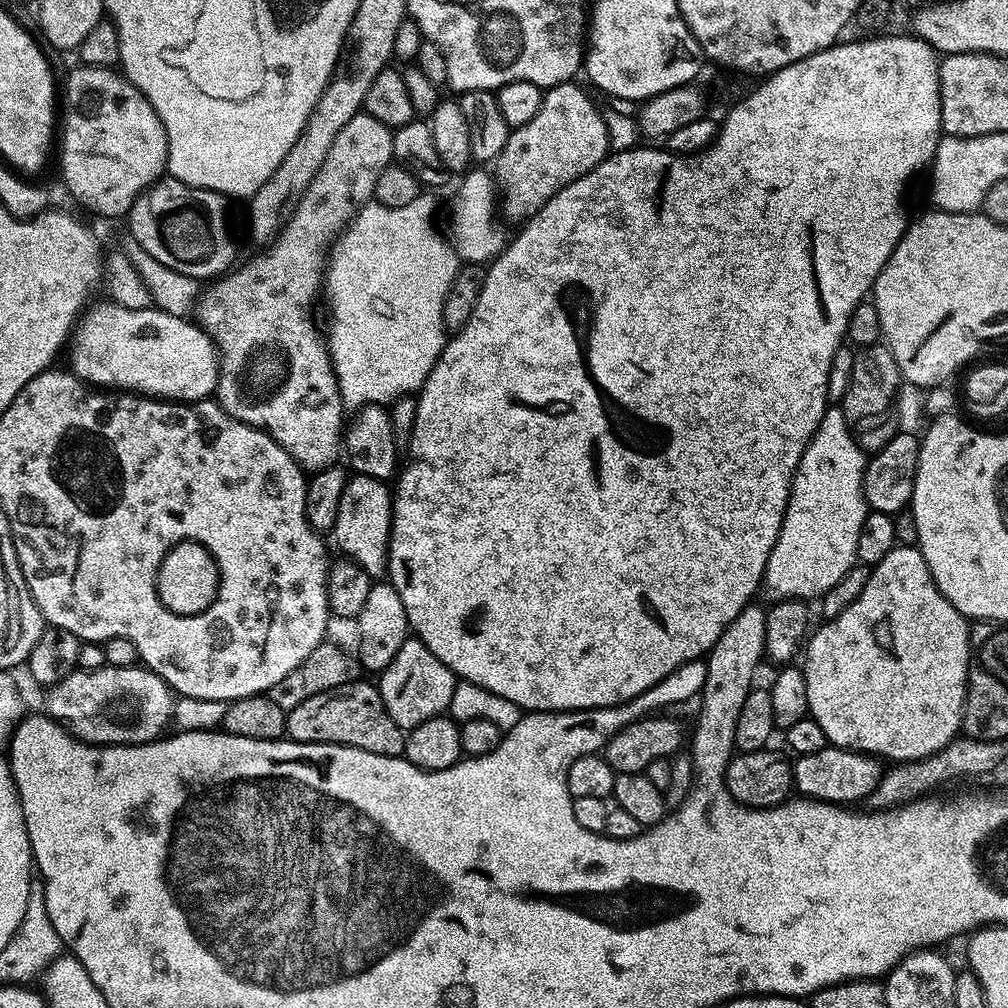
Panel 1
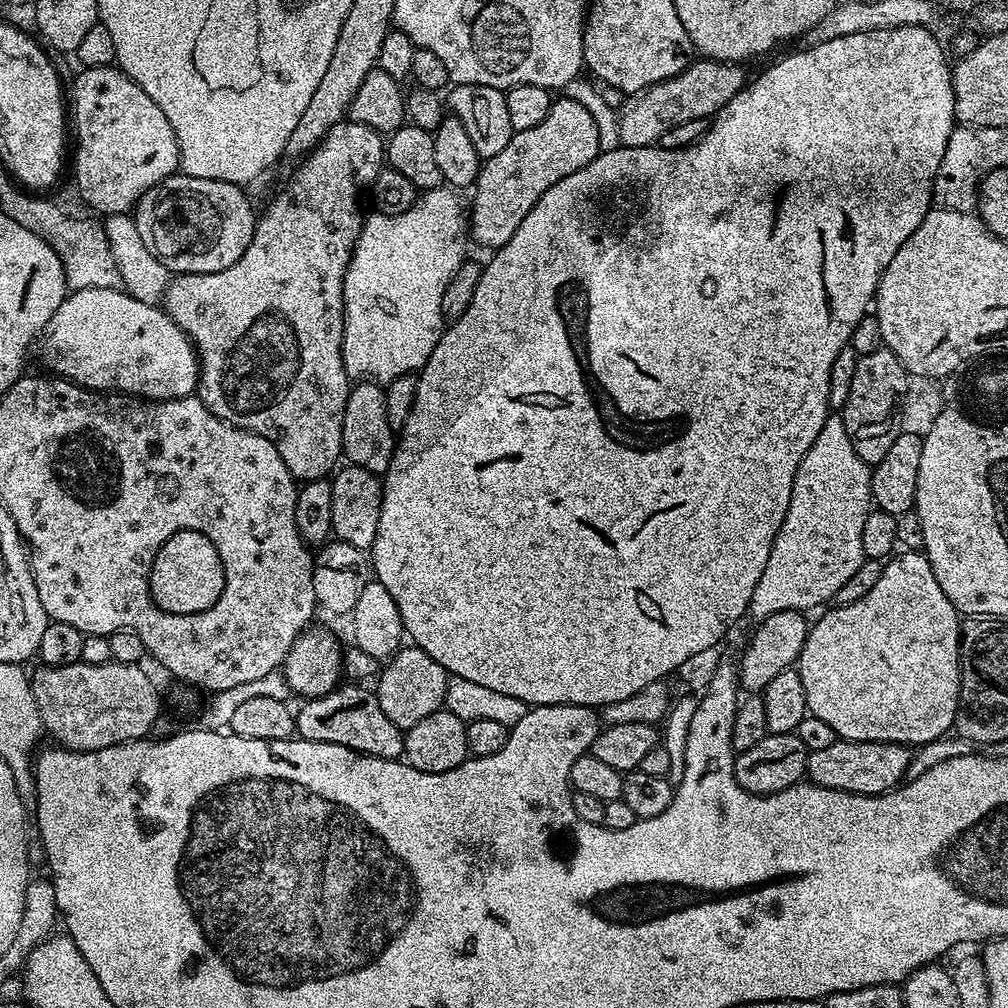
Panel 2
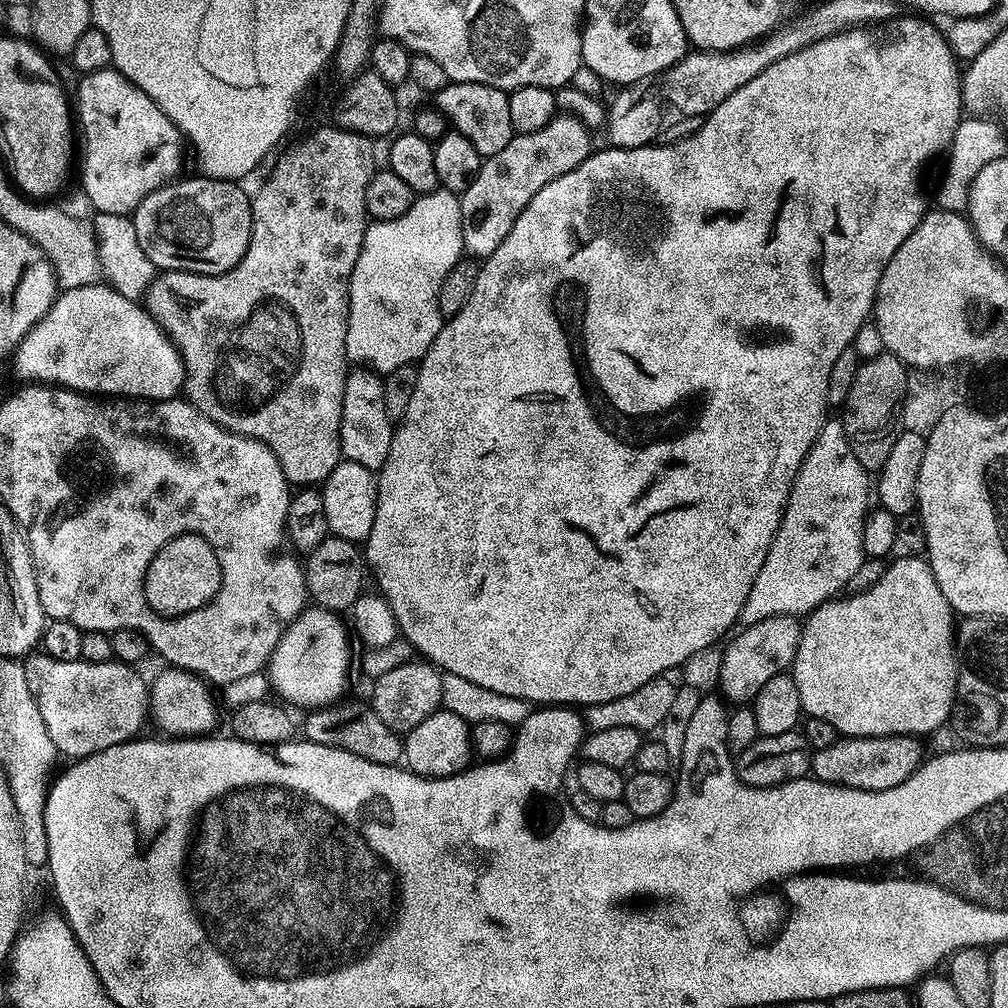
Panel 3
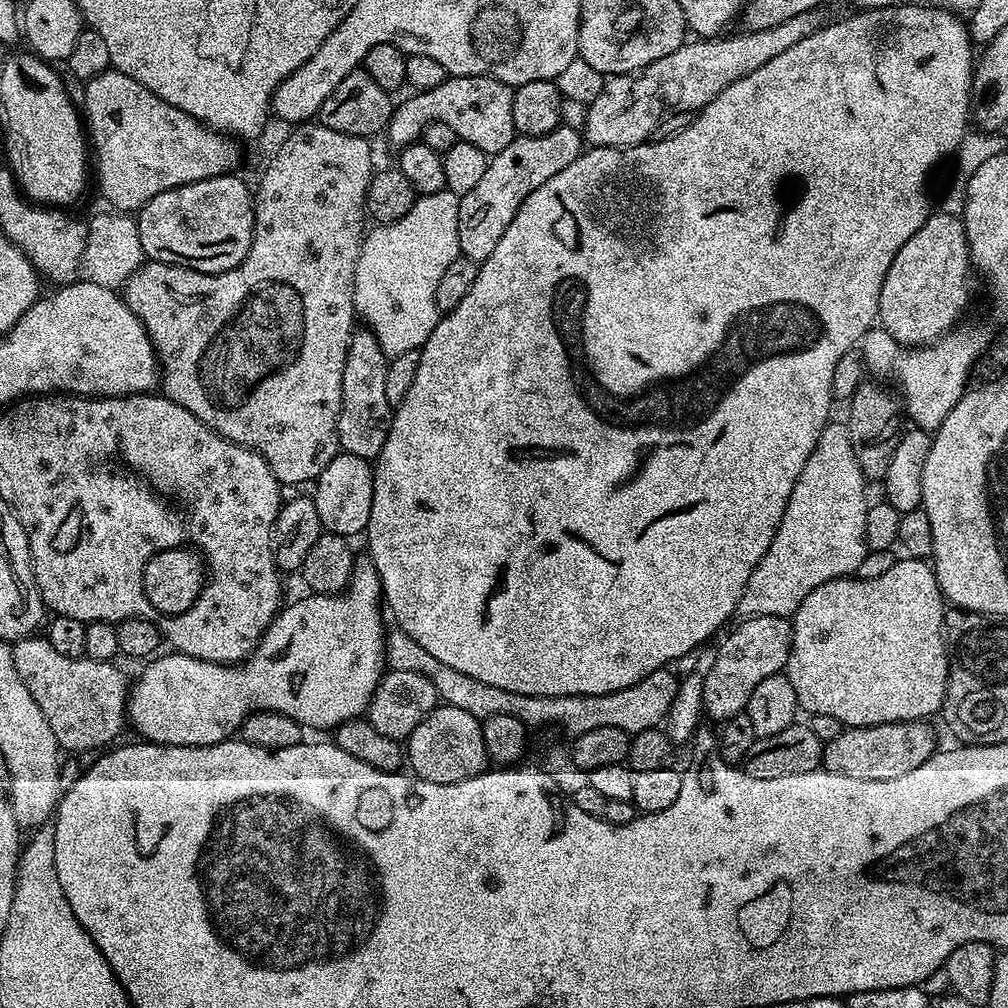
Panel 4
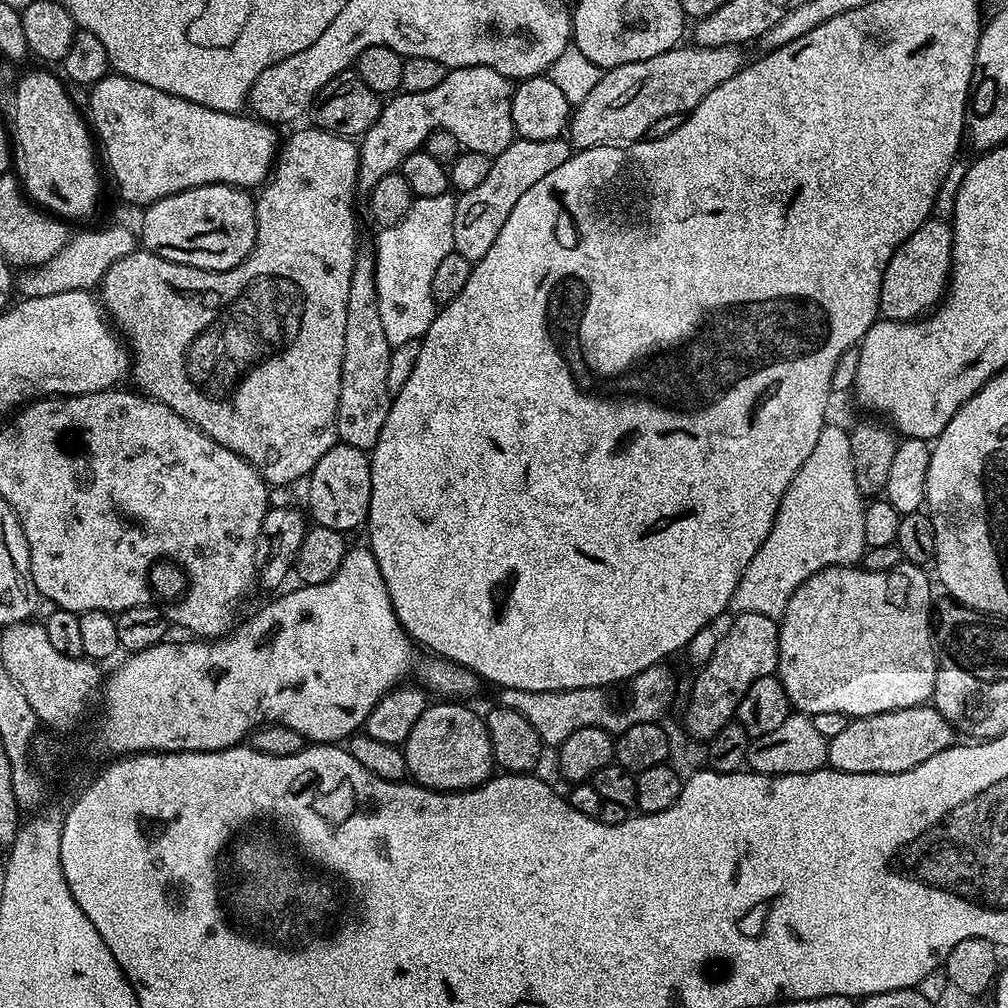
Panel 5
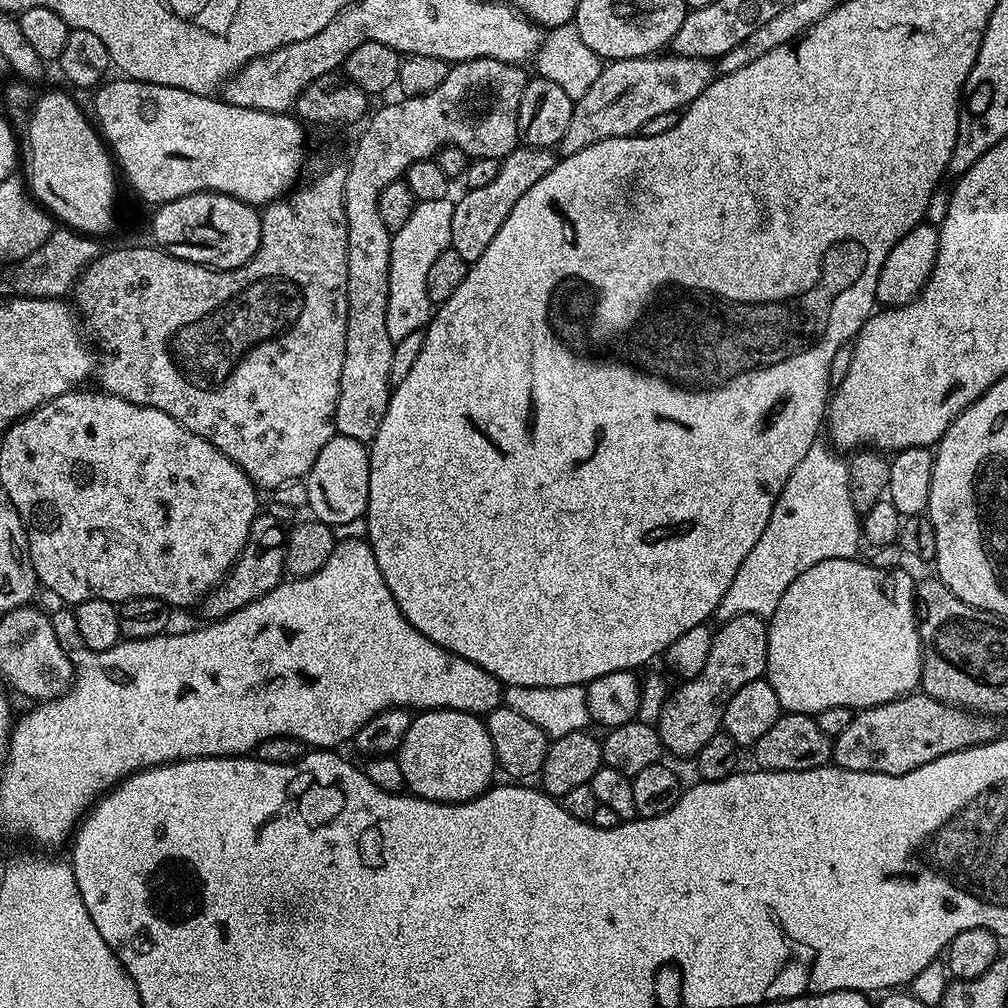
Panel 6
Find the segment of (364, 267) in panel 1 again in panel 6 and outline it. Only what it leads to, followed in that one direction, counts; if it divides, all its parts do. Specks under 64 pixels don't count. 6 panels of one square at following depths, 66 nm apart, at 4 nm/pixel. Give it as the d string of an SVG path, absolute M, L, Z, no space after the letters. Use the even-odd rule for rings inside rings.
M451 199L438 202L417 203L406 226L392 233L390 246L390 272L388 274L388 305L386 306L386 330L392 340L398 341L406 334L427 329L434 315L434 305L426 290L426 274L434 266L434 258L446 251L452 242Z

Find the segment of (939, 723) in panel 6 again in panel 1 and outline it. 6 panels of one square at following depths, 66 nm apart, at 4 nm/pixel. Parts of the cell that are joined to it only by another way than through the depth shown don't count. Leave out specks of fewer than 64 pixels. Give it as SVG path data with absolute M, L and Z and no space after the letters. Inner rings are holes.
M831 746L818 750L818 754L806 754L794 764L794 788L801 797L809 800L825 800L827 804L855 805L855 800L867 801L880 782L881 761L863 752Z

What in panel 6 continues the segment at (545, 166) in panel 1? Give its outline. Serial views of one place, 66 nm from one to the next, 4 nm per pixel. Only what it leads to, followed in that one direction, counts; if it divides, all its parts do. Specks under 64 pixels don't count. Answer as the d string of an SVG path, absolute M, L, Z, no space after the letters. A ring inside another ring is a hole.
M517 146L509 156L500 161L498 174L494 174L487 186L478 186L477 188L467 189L463 194L464 197L455 201L452 209L452 242L451 247L462 258L472 265L494 242L494 234L502 230L502 222L510 218L510 210L514 210L514 202L538 182L551 168L556 165L558 156L550 148L530 148L527 146Z

